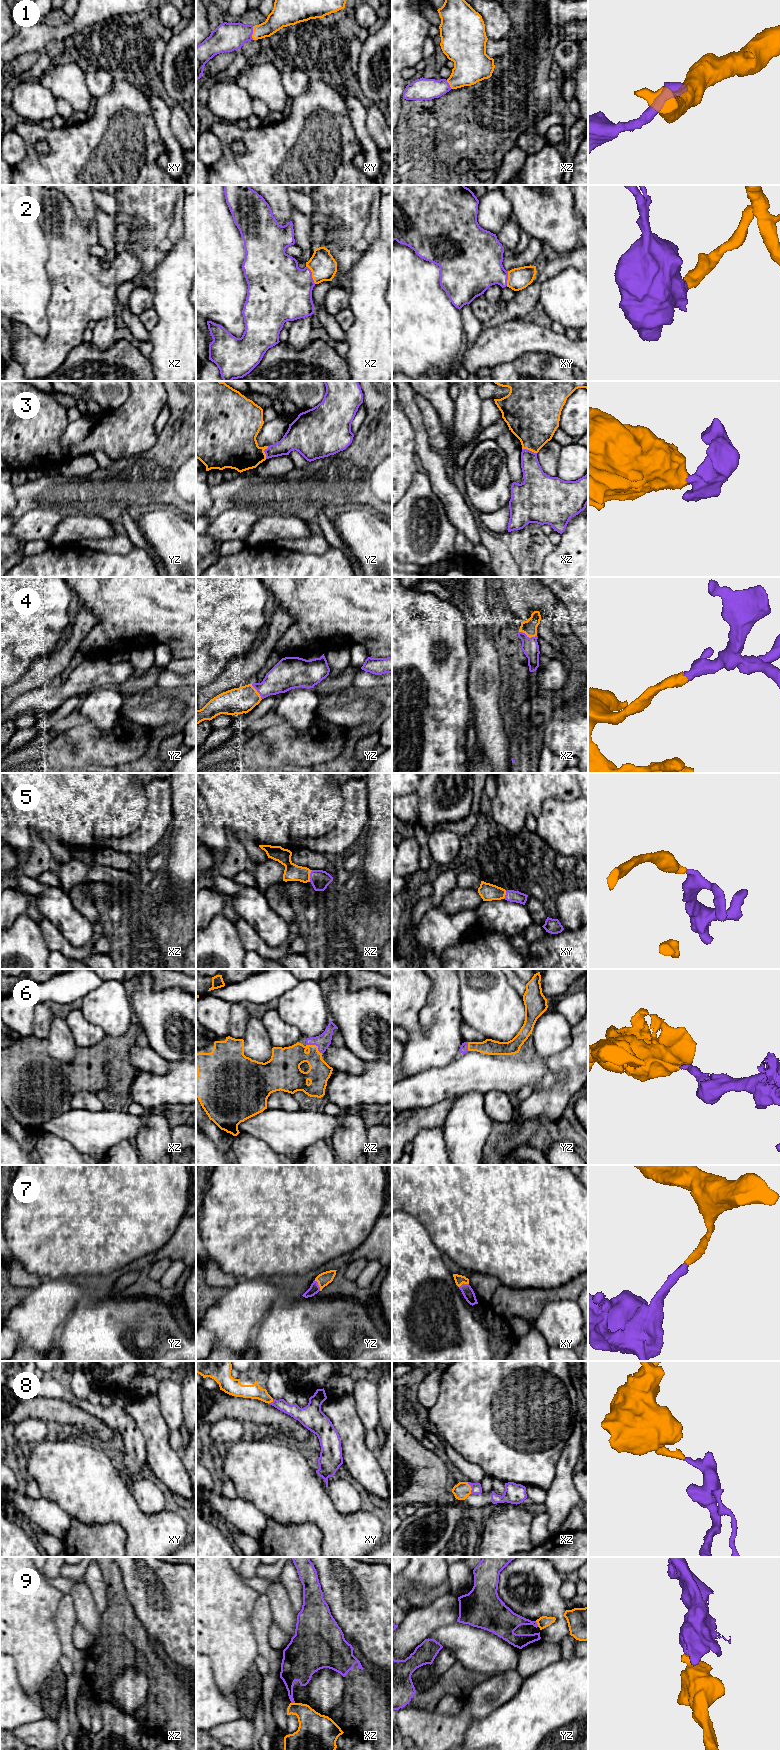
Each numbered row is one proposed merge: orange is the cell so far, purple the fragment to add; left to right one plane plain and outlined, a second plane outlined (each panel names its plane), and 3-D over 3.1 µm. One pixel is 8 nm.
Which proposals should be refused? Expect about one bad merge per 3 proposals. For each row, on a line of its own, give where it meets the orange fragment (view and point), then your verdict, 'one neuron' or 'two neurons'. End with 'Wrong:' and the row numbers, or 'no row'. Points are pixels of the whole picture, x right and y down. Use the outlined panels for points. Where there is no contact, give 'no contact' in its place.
1: xy (253, 33) | one neuron
2: xz (312, 275) | one neuron
3: xz (529, 449) | one neuron
4: xz (528, 636) | one neuron
5: xz (309, 876) | one neuron
6: xz (315, 1045) | one neuron
7: yz (318, 1284) | one neuron
8: xz (471, 1488) | one neuron
9: yz (537, 1623) | two neurons
Wrong: 9

